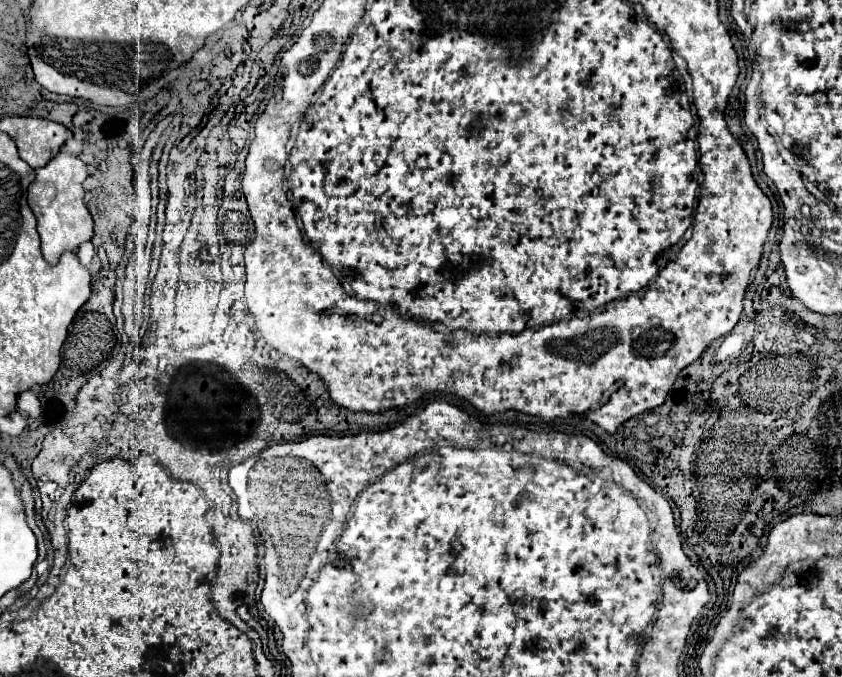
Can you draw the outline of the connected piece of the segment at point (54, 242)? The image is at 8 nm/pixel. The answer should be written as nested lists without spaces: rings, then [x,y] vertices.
[[[59,153],[45,167],[35,171],[37,177],[29,185],[29,207],[37,217],[37,231],[41,235],[41,251],[49,265],[55,265],[65,251],[77,251],[79,245],[93,237],[93,219],[85,205],[83,181],[87,179],[87,165],[67,153]]]

